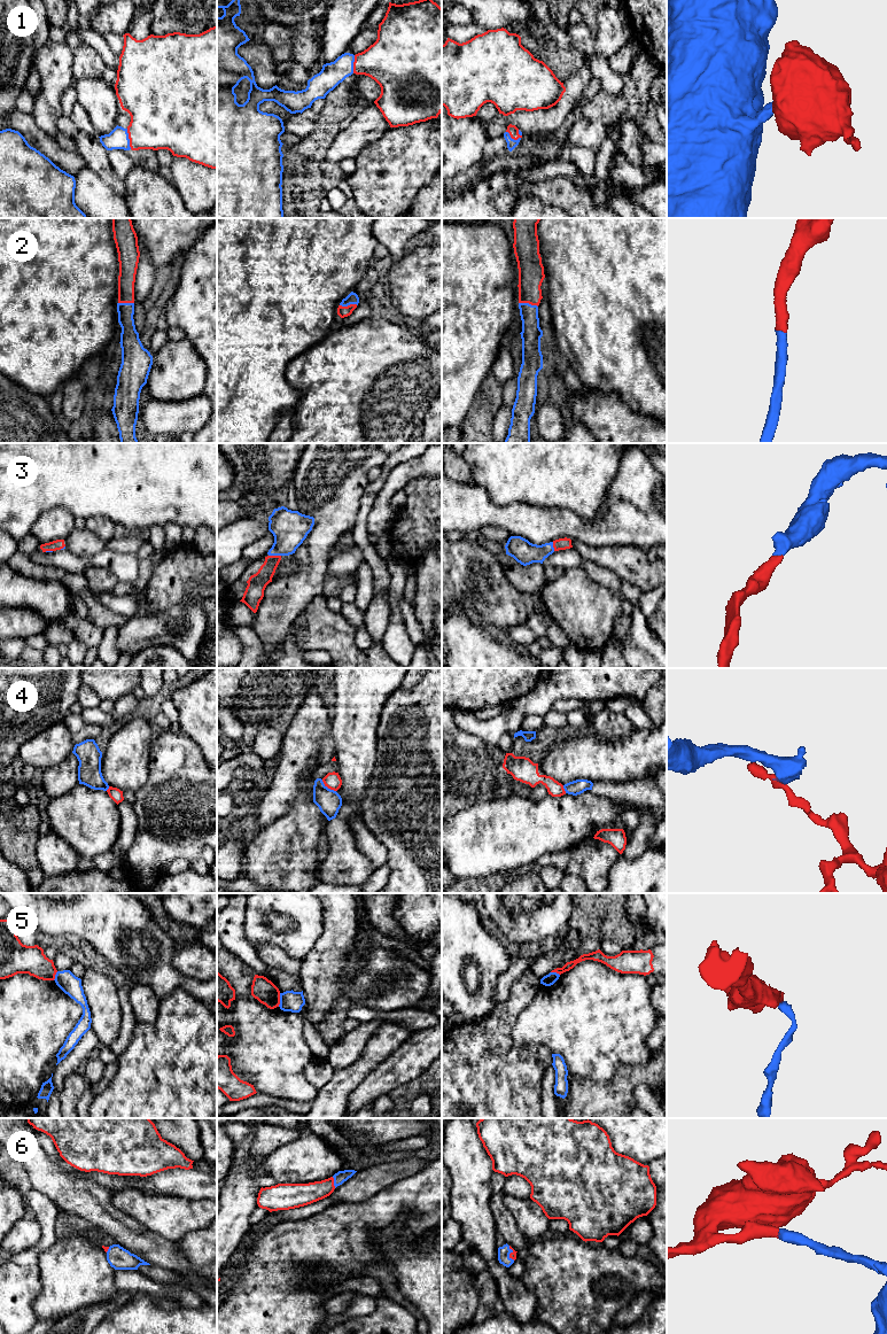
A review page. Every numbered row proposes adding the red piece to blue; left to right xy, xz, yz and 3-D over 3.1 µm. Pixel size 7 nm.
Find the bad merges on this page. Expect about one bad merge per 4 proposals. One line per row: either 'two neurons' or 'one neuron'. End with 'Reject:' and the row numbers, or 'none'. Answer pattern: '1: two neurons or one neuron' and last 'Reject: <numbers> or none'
1: one neuron
2: one neuron
3: one neuron
4: two neurons
5: two neurons
6: one neuron
Reject: 4, 5

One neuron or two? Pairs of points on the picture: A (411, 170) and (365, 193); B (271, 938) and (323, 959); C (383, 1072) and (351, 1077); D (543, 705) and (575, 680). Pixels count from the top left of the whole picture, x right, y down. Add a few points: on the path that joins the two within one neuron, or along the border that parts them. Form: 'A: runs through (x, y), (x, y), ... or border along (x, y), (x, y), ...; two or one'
A: runs through (399, 170), (395, 170), (376, 188); one
B: border along (323, 930), (314, 946), (302, 960); two
C: border along (388, 1055), (365, 1077), (351, 1094); two
D: runs through (550, 697), (567, 681); one

